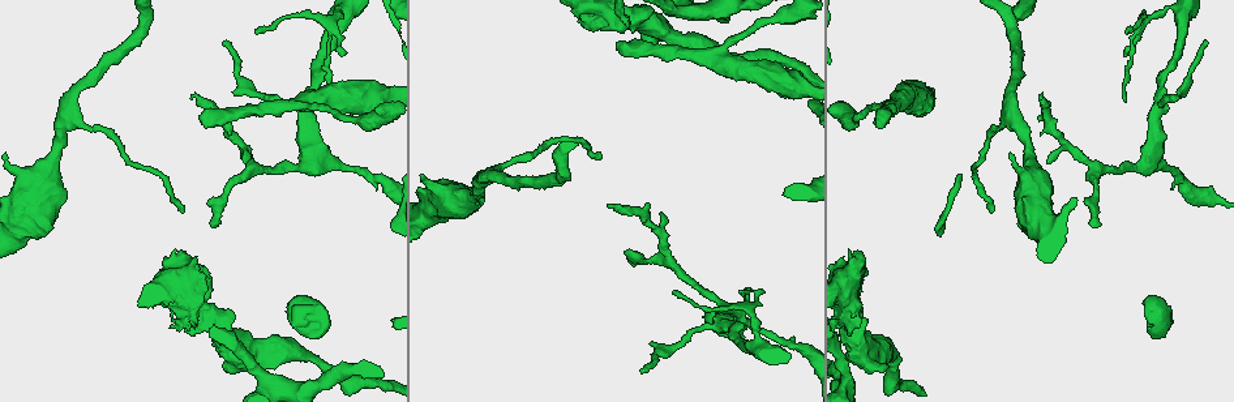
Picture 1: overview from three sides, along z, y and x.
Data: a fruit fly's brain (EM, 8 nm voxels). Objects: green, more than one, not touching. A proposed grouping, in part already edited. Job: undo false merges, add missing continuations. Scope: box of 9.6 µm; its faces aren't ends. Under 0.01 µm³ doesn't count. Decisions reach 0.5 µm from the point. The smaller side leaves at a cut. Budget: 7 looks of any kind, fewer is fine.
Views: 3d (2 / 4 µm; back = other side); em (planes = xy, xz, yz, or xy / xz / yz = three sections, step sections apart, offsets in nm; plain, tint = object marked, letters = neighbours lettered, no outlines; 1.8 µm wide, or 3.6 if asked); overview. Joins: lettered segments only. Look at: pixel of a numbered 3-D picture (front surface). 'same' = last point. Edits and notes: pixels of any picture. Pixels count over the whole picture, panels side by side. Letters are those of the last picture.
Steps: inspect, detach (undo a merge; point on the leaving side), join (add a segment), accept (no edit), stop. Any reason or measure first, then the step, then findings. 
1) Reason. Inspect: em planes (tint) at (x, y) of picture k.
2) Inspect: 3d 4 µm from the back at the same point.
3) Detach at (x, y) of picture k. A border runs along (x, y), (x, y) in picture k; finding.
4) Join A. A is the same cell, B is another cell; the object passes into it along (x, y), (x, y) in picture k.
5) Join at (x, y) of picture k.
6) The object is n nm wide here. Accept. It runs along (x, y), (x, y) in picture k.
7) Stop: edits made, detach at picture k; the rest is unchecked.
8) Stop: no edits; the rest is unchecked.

Inspect: em planes (letters) at (1098, 225) of picture 1.

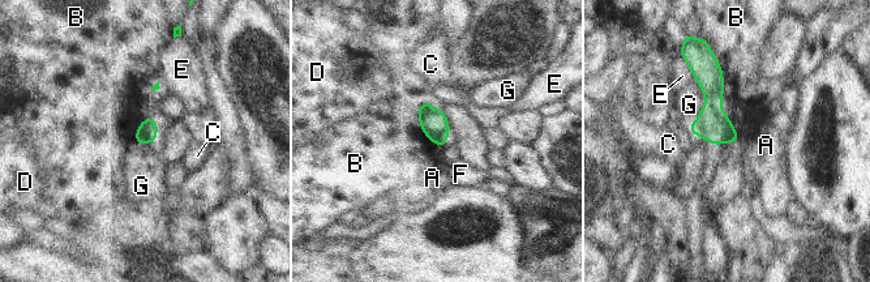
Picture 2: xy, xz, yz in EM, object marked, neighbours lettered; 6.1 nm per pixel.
Accept. A, B, C, D, E, F and G are other cells; a border runs along (710, 48), (738, 139) in picture 2; none of them fits.

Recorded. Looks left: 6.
Abrupt turn. Inspect: 3d 2 µm at (651, 25) of picture 1.

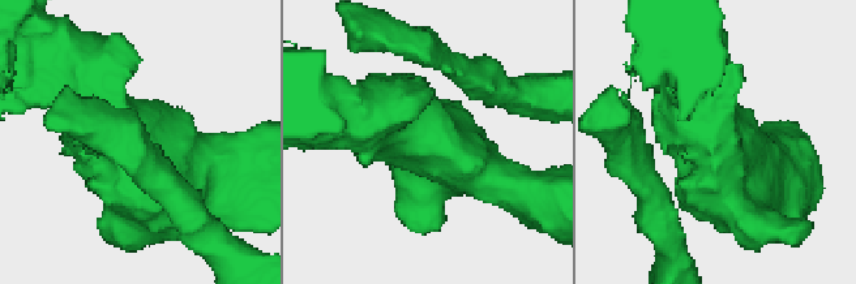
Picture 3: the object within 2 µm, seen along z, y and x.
Inspect: em yz step 4 (tint) at (435, 140) of picture 3.

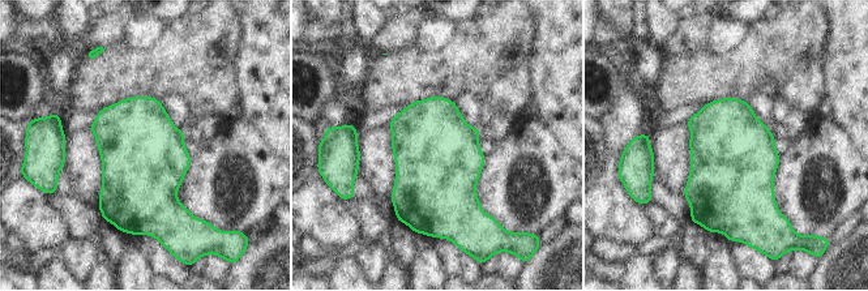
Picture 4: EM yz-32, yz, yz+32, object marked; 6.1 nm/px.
Another direction. Inspect: em planes (letters) at the same point.

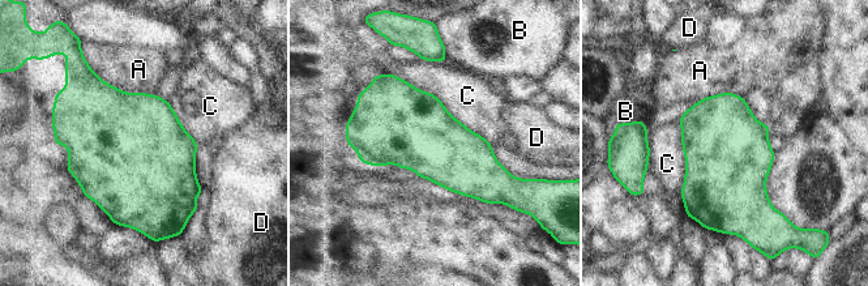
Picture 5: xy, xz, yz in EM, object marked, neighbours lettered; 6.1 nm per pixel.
The object is 480 nm wide here. Accept. A, B, C and D are other cells; a border runs along (375, 75), (432, 93), (492, 146) in picture 5; continuous, no second cell.

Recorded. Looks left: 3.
An open end. Inspect: em planes (tint) at (201, 118) of picture 1.

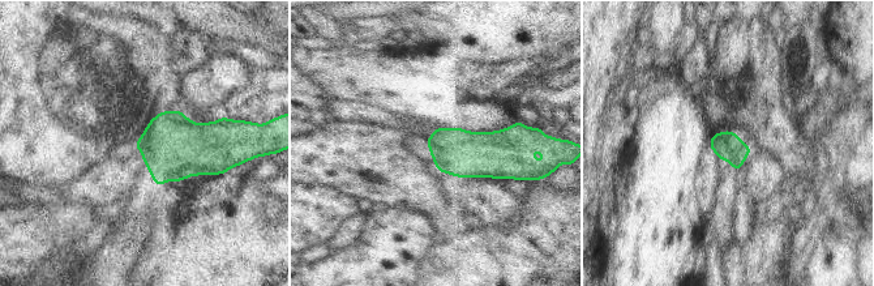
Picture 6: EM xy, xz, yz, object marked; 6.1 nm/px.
See the neighbours. Inspect: em planes (letters) at the same point.

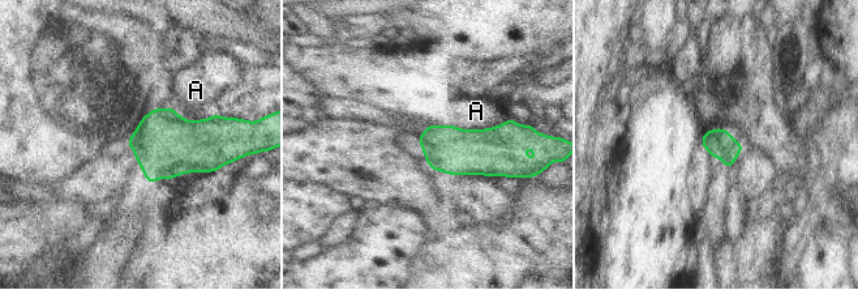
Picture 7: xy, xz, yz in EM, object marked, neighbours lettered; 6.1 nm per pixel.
The object is 180 nm wide here. Accept. A is another cell; a border runs along (509, 119), (485, 128), (451, 124) in picture 7; none of them fits.

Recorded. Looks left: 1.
Stop: no edits; the rest is unchecked.

